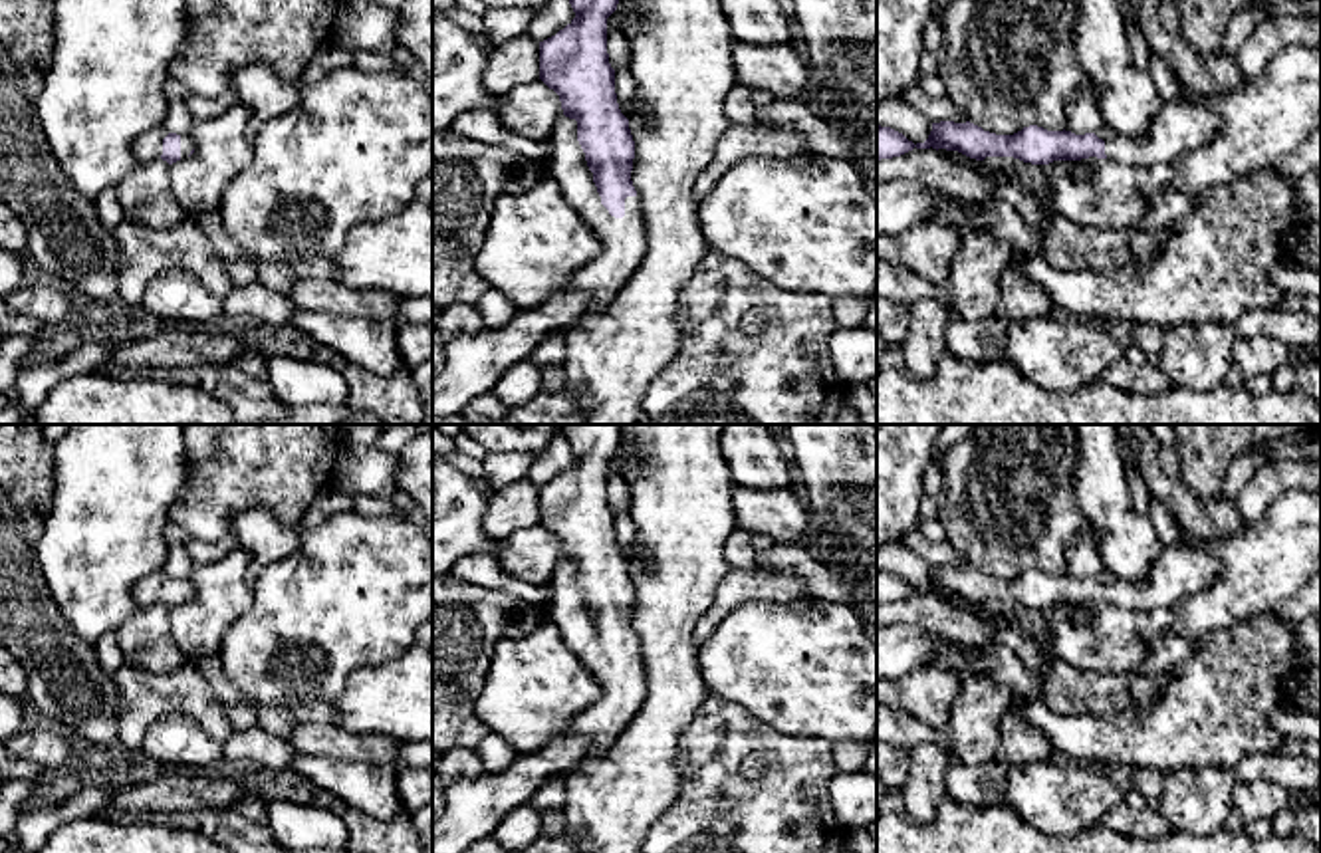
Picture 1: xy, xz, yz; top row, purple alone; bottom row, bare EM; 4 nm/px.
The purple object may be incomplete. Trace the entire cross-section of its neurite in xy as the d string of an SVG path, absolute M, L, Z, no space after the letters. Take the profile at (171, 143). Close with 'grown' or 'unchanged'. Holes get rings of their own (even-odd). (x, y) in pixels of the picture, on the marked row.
M165 127L145 131L133 141L133 155L139 163L163 159L173 165L184 157L190 157L192 153L194 143L188 133L177 135L169 133Z; grown

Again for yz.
M1184 95L1164 103L1150 119L1148 135L1133 139L1103 127L1097 133L1047 131L1037 125L1014 135L996 135L966 121L932 123L924 143L912 143L902 133L877 125L877 161L901 157L916 149L958 151L970 159L1014 157L1031 165L1053 161L1109 159L1119 165L1156 167L1174 165L1186 151L1210 143L1222 129L1222 119Z; grown

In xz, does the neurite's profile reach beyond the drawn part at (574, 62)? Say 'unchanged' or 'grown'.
grown

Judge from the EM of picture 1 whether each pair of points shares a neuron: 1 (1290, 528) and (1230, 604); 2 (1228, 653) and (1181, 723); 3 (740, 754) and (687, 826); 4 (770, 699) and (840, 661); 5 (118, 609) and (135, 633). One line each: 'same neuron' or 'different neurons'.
1: same neuron
2: same neuron
3: same neuron
4: same neuron
5: different neurons

